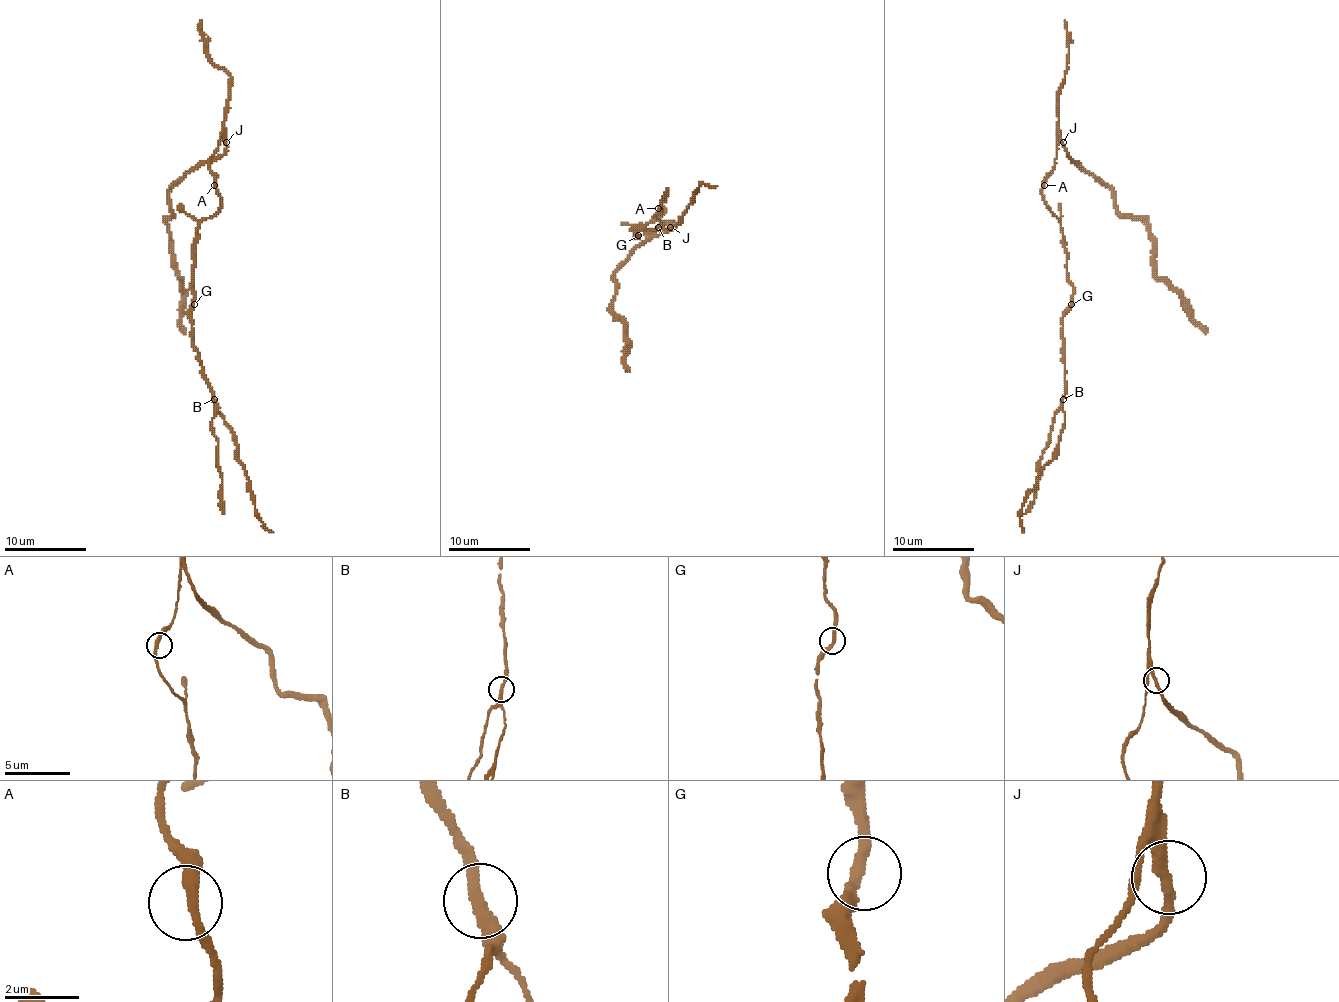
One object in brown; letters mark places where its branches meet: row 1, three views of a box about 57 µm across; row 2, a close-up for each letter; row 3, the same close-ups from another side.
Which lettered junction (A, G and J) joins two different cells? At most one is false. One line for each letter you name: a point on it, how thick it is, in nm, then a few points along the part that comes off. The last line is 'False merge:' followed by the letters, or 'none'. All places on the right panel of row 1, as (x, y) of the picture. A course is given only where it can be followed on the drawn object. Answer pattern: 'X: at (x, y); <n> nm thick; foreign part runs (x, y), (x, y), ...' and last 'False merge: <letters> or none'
False merge: none

